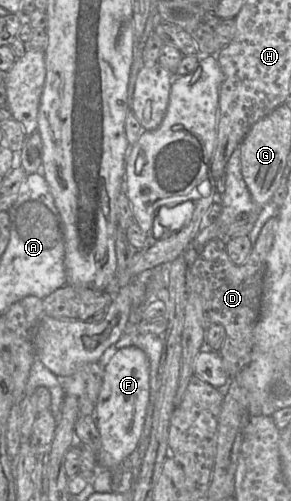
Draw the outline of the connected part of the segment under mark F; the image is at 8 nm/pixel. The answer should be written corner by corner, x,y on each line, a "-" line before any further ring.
134,346
117,349
104,366
103,383
93,414
101,439
101,447
96,457
99,468
118,467
120,462
137,448
149,401
150,364
146,353

